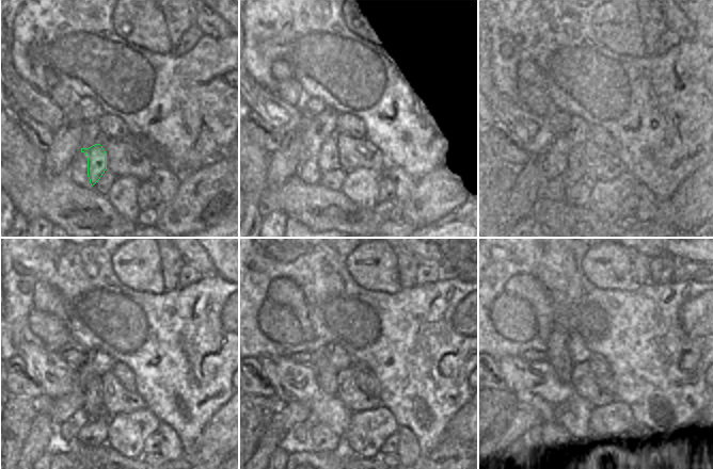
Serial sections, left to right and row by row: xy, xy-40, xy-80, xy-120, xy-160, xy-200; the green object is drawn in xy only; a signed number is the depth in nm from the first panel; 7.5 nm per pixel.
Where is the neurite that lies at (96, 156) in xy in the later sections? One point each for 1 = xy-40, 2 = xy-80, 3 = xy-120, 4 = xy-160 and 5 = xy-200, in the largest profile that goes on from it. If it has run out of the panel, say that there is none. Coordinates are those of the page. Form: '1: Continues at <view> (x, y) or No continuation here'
1: Continues at xy-40 (329, 158)
2: Continues at xy-80 (575, 171)
3: Continues at xy-120 (93, 405)
4: Continues at xy-160 (326, 372)
5: Continues at xy-200 (557, 355).

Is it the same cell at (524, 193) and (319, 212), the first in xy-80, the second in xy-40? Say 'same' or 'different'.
different

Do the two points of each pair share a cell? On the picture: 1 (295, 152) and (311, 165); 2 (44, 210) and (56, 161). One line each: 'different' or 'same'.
1: different
2: different

